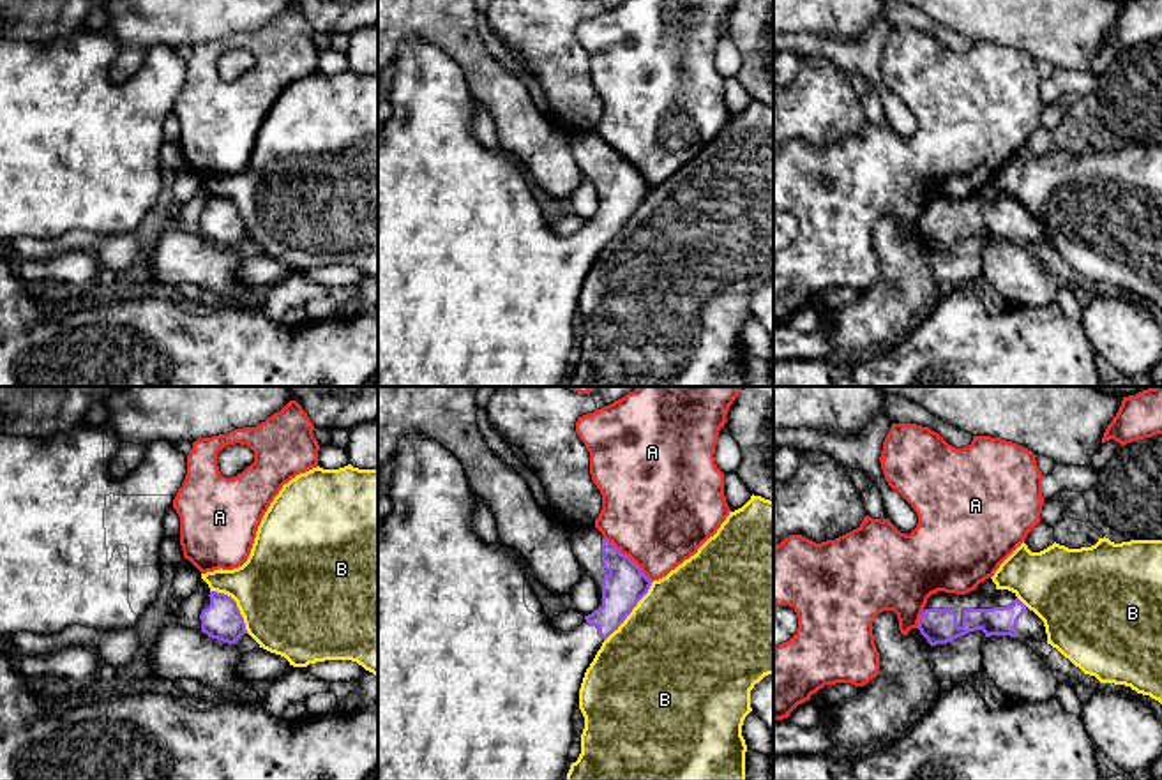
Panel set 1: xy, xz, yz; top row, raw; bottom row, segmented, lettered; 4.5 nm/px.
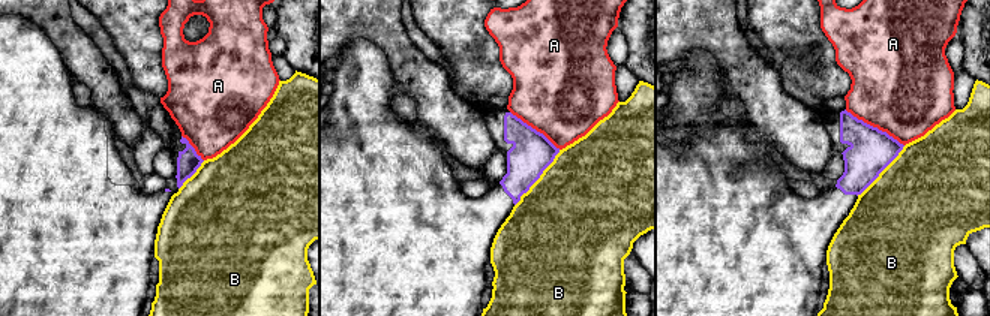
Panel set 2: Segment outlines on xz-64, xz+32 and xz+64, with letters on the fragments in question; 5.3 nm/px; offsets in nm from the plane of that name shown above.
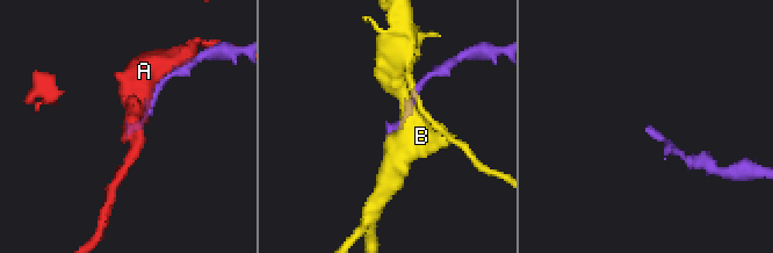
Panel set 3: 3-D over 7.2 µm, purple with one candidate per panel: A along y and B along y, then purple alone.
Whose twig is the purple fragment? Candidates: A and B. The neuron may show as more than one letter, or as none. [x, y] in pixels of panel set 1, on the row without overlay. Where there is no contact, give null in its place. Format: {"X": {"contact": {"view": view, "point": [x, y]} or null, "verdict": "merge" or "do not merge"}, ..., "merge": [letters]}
{"A": {"contact": {"view": "xz", "point": [629, 163]}, "verdict": "do not merge"}, "B": {"contact": {"view": "xz", "point": [631, 216]}, "verdict": "do not merge"}, "merge": []}

